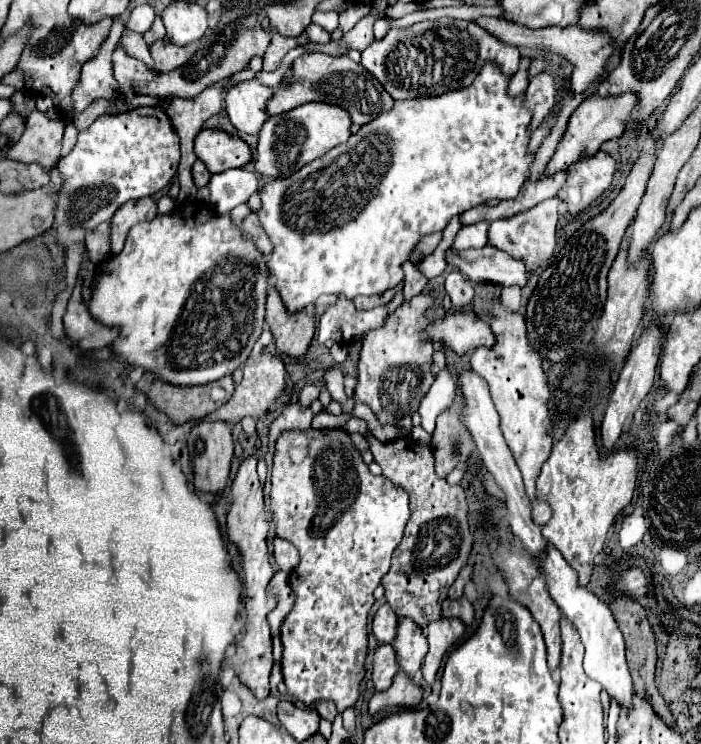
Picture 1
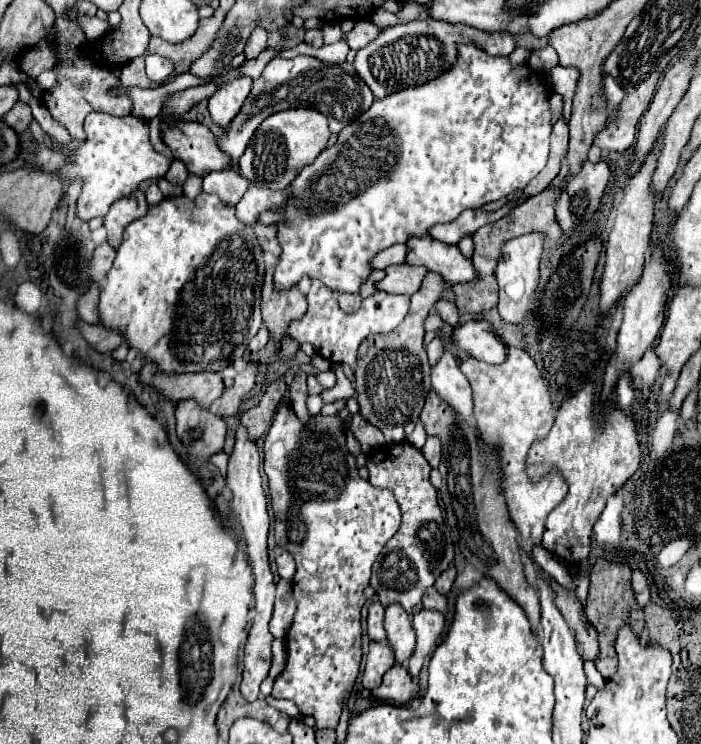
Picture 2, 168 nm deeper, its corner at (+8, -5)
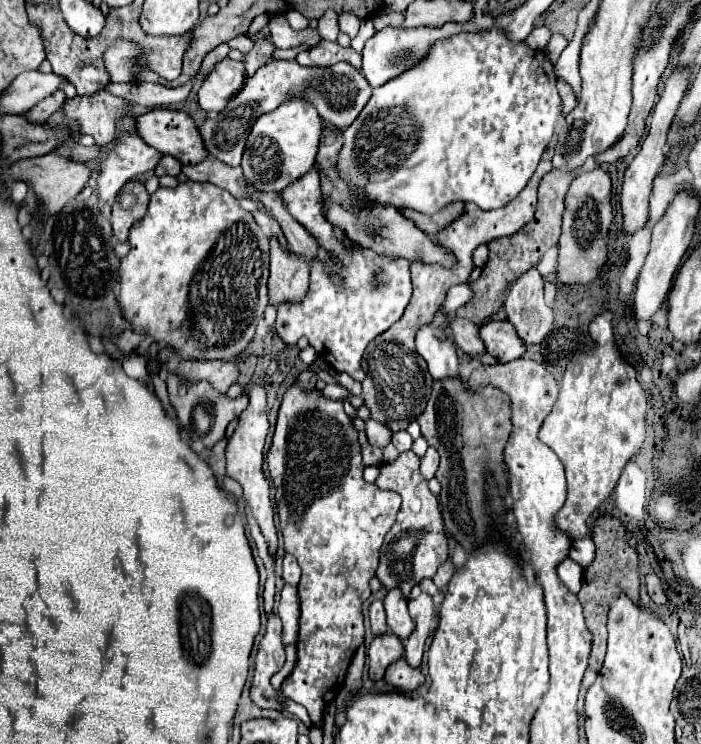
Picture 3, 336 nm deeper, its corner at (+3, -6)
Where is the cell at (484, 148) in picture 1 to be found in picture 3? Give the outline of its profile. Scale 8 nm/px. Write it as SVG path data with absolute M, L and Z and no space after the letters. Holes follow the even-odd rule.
M495 27L495 31L459 33L459 35L441 39L439 43L431 45L431 51L427 51L427 55L415 67L403 71L403 75L399 75L395 79L389 79L383 87L373 89L373 95L367 101L367 105L363 107L363 111L359 113L359 117L351 123L351 127L347 127L343 131L345 143L339 153L339 165L337 165L339 173L343 171L341 173L343 179L347 179L355 191L363 191L379 203L387 203L393 207L409 207L409 209L415 209L415 211L421 211L427 215L437 213L443 205L447 205L451 201L471 201L483 211L499 209L499 207L507 205L511 199L515 199L519 195L519 191L527 185L527 181L535 173L535 167L541 159L543 149L547 147L547 143L553 137L555 123L563 111L555 81L557 81L557 77L553 73L553 63L547 61L543 51L533 51L525 43L511 43L511 39L507 39L507 35L503 35L503 31L499 31L497 27Z

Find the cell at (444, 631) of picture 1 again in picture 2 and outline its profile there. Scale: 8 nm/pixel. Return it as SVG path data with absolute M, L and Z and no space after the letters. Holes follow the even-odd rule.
M422 610L422 612L414 614L412 620L414 620L414 630L416 630L418 642L416 642L414 656L410 658L410 664L408 664L408 672L412 678L418 678L420 670L424 666L424 660L438 646L438 640L444 632L446 620L444 620L444 614L434 612L434 610Z

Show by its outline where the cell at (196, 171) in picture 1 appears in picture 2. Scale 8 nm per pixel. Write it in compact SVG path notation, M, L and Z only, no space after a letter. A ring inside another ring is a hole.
M174 160L172 162L172 166L170 166L170 170L166 172L166 180L168 182L172 182L172 184L178 184L178 186L182 186L184 182L186 182L186 178L190 176L190 172L186 170L186 166L180 162L180 160Z

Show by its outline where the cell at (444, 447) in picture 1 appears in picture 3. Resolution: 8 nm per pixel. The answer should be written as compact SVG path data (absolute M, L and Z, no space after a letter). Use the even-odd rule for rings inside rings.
M429 447L427 453L425 453L425 457L421 459L421 475L425 479L433 479L437 467L439 467L439 453L437 453L435 447Z

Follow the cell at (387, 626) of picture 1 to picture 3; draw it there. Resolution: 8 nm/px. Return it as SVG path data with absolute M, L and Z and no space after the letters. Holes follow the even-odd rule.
M373 601L369 607L369 623L371 623L371 631L373 635L383 635L387 631L387 621L385 621L385 609L383 609L383 601Z

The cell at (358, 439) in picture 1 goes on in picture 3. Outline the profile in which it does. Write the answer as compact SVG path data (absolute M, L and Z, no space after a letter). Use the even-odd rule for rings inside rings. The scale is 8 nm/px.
M359 433L359 443L361 443L361 453L363 453L365 465L381 465L383 463L383 449L369 445L365 433Z

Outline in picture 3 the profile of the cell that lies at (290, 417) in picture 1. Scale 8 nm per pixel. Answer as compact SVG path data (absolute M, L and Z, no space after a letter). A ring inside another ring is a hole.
M327 385L327 387L323 389L323 395L325 395L327 399L341 399L341 401L345 401L349 393L347 393L347 389L341 387L341 385Z

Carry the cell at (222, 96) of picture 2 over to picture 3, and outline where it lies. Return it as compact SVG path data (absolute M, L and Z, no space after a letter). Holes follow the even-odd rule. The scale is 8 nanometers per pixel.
M225 57L219 61L213 71L205 77L199 89L199 105L205 111L223 111L227 101L243 87L247 79L245 67L241 61L231 61Z

